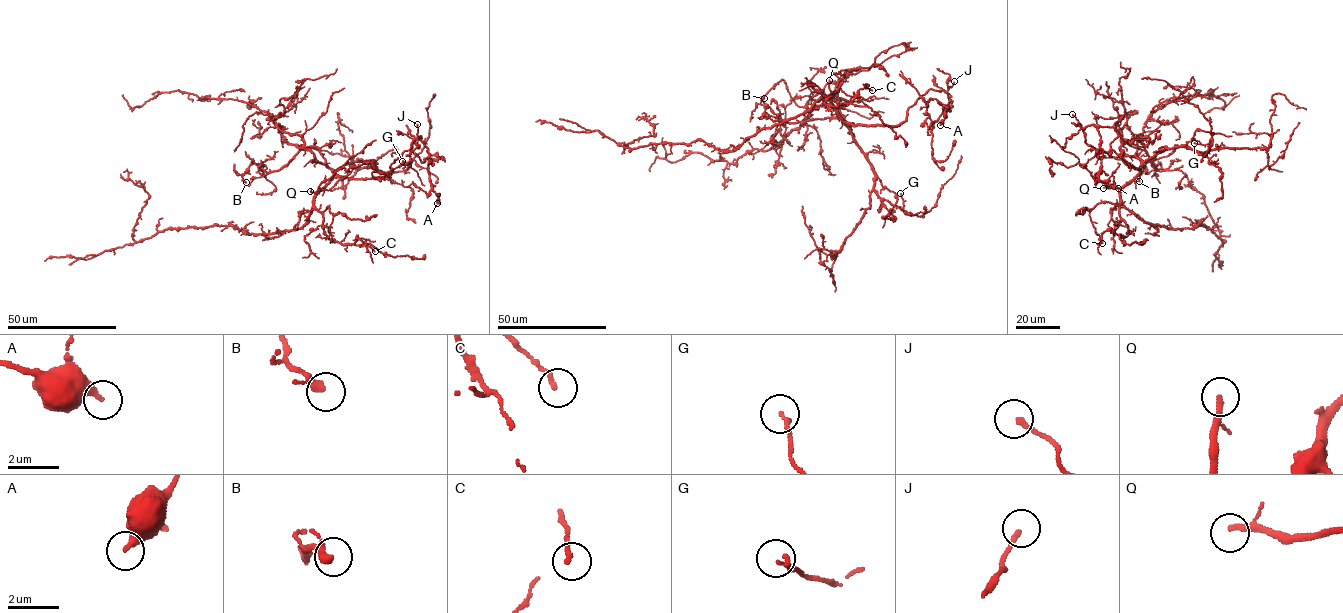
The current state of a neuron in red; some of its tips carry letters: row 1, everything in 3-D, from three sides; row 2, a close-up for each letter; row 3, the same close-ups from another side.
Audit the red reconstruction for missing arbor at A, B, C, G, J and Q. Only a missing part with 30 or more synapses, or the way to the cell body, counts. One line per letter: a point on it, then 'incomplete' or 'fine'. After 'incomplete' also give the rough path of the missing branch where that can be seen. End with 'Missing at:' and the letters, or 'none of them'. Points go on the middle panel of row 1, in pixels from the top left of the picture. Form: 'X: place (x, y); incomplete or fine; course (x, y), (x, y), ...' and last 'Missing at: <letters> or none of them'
A: place (940, 125); fine
B: place (764, 98); fine
C: place (872, 90); fine
G: place (900, 193); fine
J: place (954, 81); fine
Q: place (829, 80); incomplete; course (829, 80), (829, 69), (848, 58), (840, 55), (840, 66)
Missing at: Q

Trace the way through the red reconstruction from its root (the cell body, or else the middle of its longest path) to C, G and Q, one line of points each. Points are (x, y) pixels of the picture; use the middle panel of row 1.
C: (830, 101), (824, 95), (830, 96), (826, 104), (836, 106), (849, 103), (861, 88), (872, 90)
G: (830, 101), (871, 165), (875, 175), (874, 190), (881, 198), (902, 209), (900, 193)
Q: (830, 101), (829, 80)

